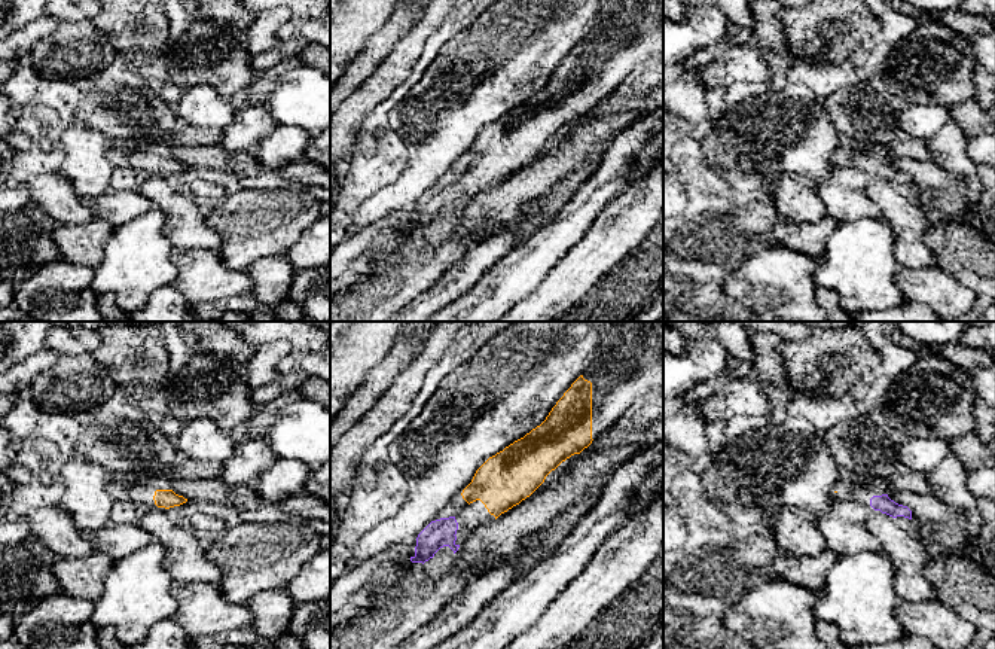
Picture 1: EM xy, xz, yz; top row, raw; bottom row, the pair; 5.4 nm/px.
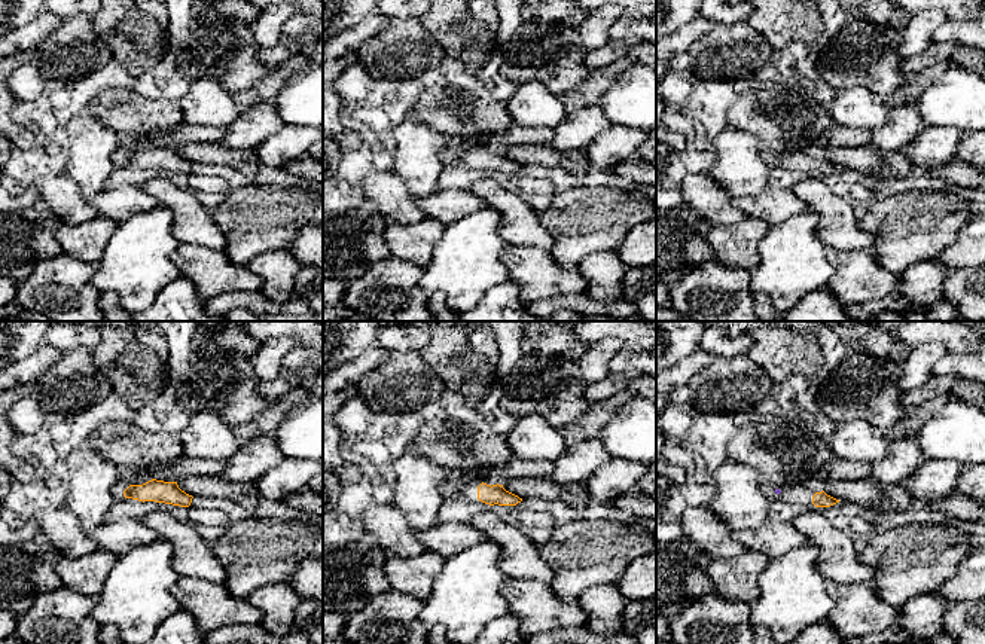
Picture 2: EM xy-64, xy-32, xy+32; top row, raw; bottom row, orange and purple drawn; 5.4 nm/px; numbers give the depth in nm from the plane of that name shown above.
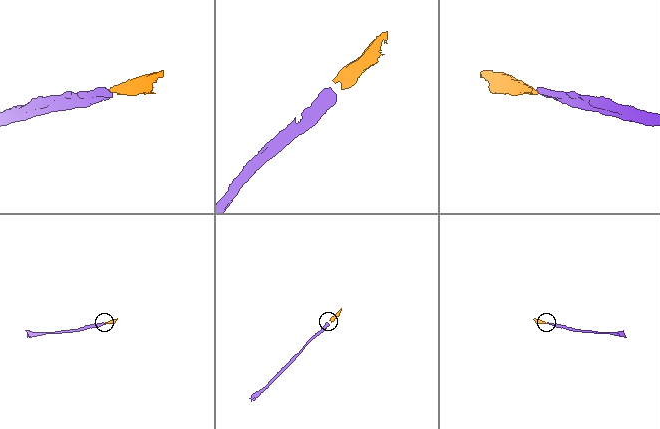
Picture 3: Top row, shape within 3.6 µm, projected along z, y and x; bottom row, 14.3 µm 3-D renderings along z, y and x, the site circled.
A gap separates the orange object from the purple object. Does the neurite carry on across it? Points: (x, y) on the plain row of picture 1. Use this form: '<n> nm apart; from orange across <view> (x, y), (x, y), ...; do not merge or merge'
110 nm apart; from orange across xz (467, 168), (454, 183); merge

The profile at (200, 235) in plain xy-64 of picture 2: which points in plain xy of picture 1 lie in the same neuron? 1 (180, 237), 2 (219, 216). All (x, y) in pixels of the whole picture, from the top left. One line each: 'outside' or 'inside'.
1: inside
2: outside

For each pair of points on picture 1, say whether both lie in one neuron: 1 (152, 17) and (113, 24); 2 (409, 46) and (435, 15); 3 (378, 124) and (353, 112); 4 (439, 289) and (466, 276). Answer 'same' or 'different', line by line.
1: same
2: same
3: different
4: same

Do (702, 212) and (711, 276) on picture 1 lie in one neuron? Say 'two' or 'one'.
two

